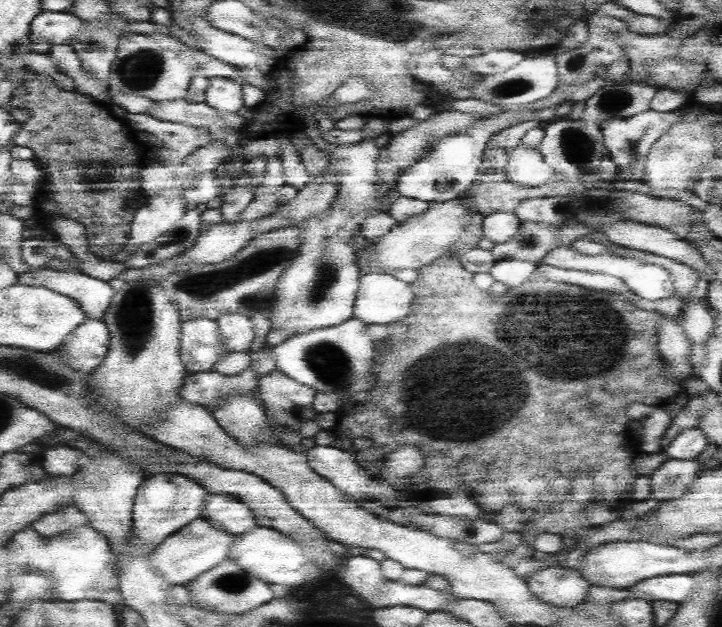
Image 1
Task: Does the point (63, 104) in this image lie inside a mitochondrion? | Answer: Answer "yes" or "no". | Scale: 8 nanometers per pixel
no

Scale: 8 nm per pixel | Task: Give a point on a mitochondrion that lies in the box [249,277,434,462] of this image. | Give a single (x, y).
(330, 363)

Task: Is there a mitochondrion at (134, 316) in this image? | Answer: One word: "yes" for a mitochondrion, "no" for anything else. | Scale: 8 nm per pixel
yes

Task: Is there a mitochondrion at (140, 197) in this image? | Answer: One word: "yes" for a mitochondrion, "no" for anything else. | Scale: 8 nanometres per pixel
no

